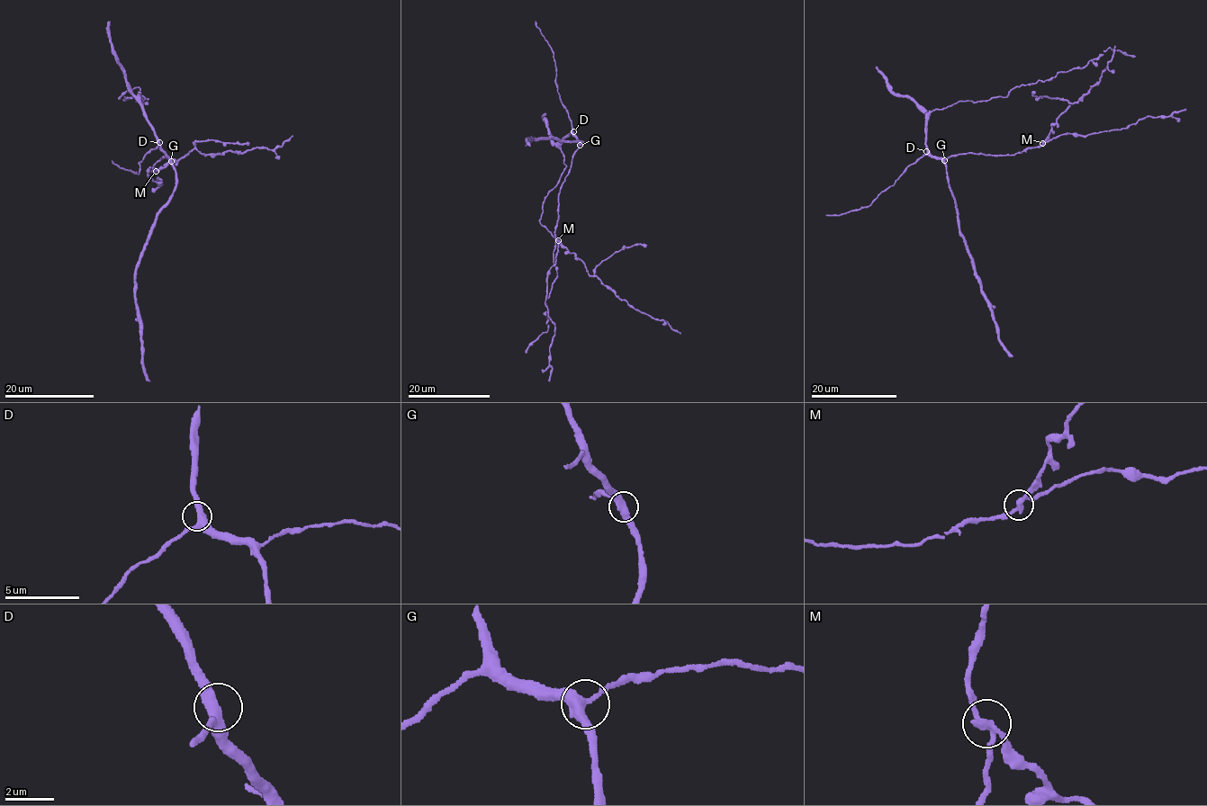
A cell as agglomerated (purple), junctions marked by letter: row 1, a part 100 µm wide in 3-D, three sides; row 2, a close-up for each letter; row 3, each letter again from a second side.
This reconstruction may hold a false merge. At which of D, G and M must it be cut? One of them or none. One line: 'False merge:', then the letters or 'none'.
False merge: M

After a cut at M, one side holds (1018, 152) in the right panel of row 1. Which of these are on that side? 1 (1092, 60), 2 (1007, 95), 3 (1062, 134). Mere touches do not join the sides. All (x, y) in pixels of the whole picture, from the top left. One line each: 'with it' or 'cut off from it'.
1: with it
2: with it
3: with it

